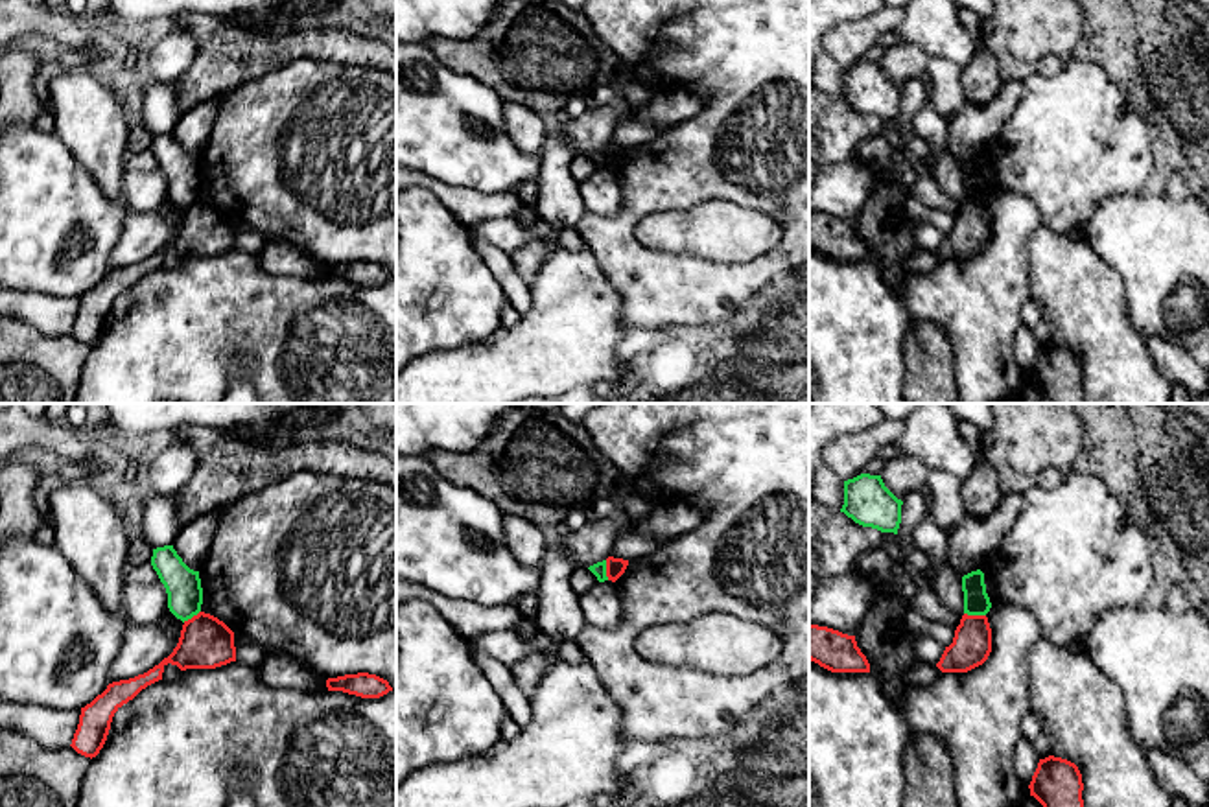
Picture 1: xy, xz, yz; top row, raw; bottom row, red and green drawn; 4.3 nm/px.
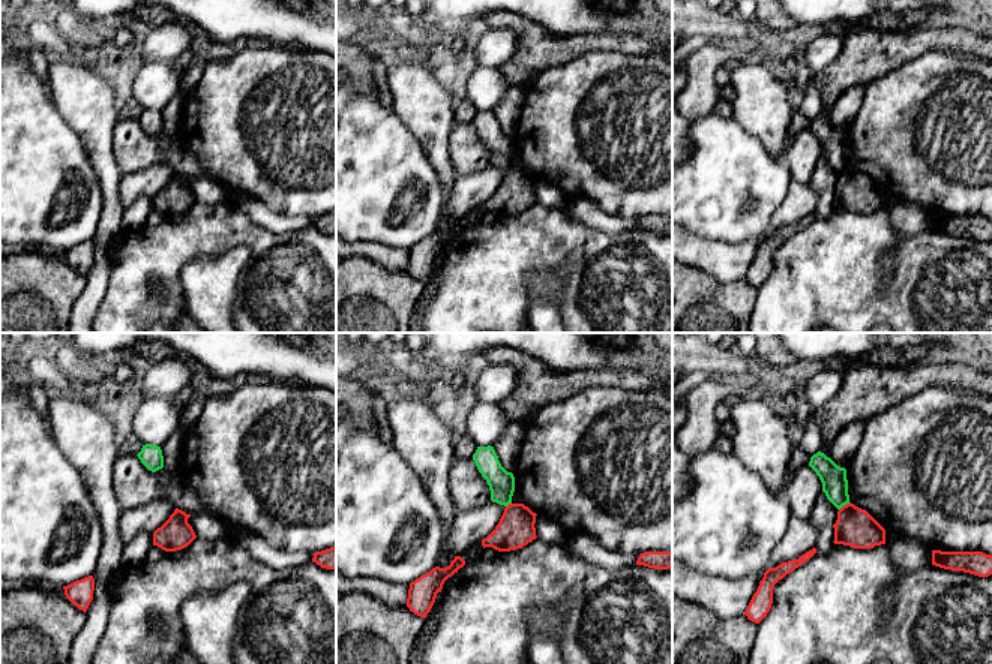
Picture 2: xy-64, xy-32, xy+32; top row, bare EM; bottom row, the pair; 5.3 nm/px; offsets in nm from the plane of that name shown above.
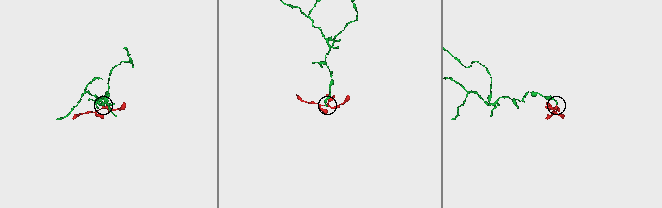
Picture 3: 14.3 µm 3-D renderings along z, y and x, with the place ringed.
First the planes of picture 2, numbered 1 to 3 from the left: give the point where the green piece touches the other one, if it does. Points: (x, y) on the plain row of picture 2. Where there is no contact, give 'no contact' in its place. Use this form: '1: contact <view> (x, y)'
1: no contact
2: contact xy-32 (508, 170)
3: contact xy+32 (844, 170)

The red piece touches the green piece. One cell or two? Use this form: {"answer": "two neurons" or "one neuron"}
{"answer": "two neurons"}

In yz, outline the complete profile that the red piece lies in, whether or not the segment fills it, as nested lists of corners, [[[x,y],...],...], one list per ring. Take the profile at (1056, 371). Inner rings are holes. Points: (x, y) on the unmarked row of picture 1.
[[[1054,343],[1039,346],[1028,376],[1052,404],[1084,404],[1084,370],[1074,350]]]

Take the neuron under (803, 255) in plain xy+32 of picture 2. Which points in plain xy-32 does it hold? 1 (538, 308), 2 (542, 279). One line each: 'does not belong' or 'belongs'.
1: does not belong
2: does not belong

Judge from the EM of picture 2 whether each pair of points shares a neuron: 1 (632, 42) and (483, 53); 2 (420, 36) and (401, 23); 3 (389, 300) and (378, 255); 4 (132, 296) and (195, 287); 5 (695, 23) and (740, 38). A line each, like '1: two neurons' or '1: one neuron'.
1: two neurons
2: one neuron
3: two neurons
4: two neurons
5: one neuron

